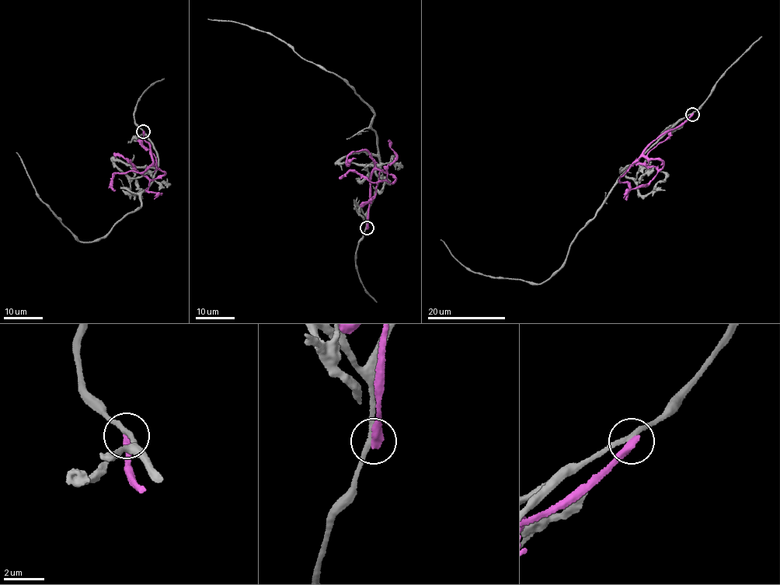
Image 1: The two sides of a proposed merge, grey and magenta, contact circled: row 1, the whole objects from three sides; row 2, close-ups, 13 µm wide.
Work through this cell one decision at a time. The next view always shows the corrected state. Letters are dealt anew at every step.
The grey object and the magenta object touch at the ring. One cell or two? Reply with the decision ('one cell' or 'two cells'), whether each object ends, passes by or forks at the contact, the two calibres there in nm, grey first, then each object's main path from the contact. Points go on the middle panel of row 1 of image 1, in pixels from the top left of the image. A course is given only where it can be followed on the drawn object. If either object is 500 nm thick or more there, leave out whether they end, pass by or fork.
two cells | grey passes by | magenta ends | 240/440 nm | grey via (367, 228), (367, 214), (381, 173), (373, 112), (340, 77), (303, 59), (287, 43), (233, 21), (207, 19) | magenta via (367, 228), (370, 177), (374, 170), (390, 174), (395, 179), (388, 181), (388, 165), (396, 156), (388, 140)

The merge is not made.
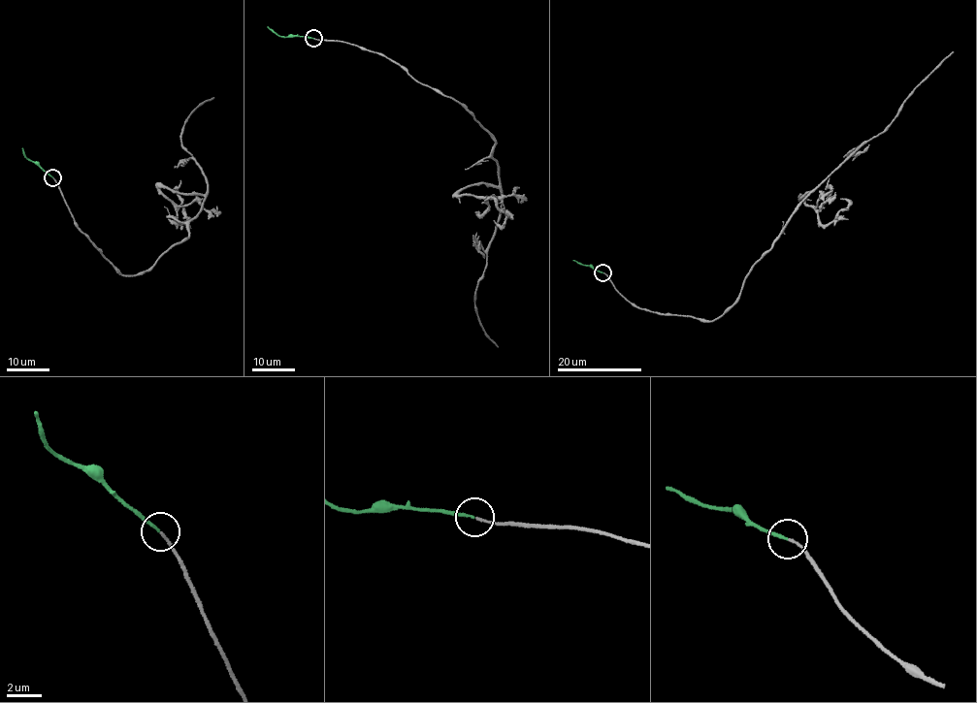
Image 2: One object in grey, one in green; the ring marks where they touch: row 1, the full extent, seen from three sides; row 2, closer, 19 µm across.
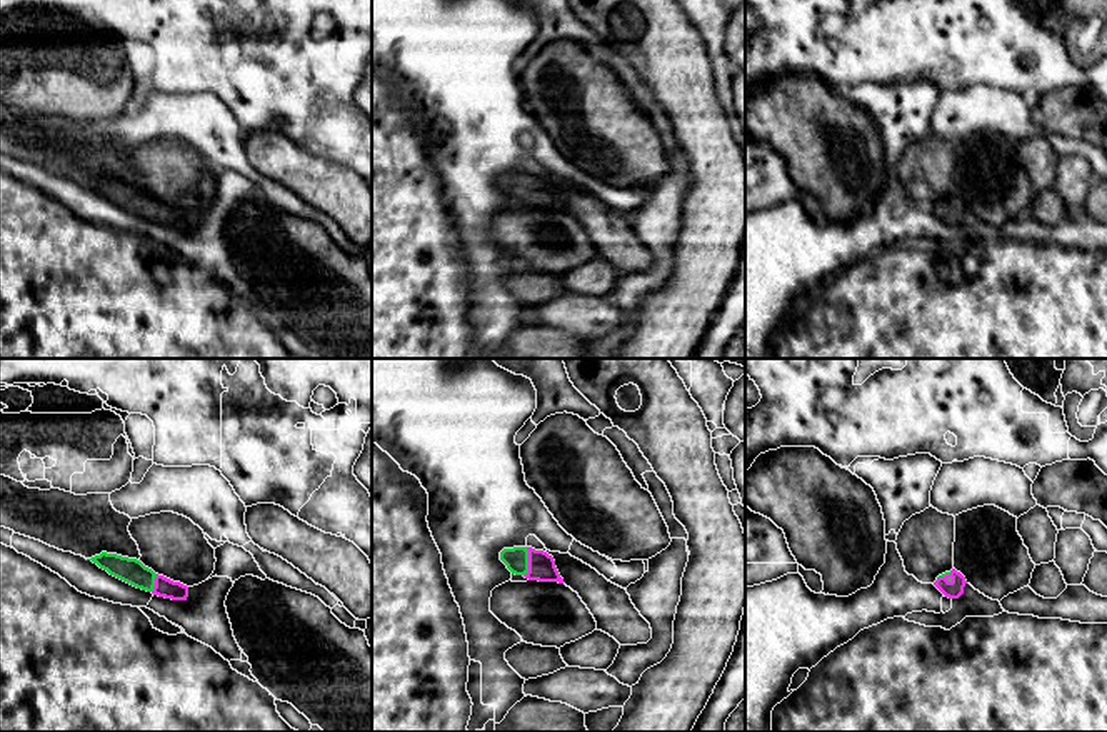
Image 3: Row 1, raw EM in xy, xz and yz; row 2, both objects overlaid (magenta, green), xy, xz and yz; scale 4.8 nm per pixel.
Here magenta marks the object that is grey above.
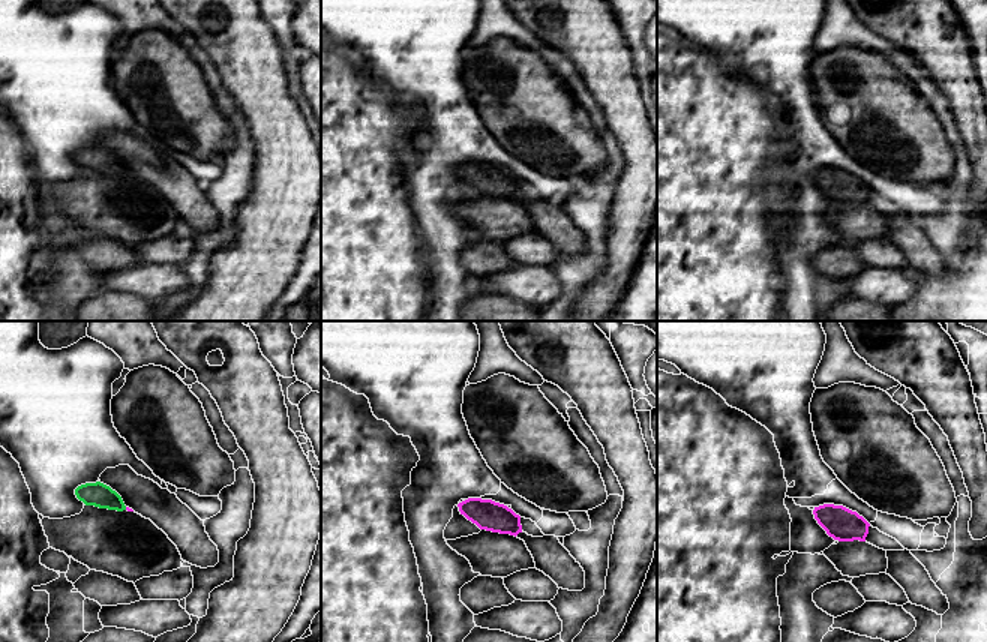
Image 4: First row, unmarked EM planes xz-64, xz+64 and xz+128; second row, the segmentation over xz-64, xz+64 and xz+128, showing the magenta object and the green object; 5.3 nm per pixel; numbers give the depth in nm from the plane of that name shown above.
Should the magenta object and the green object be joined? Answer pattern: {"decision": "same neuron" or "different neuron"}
{"decision": "same neuron"}

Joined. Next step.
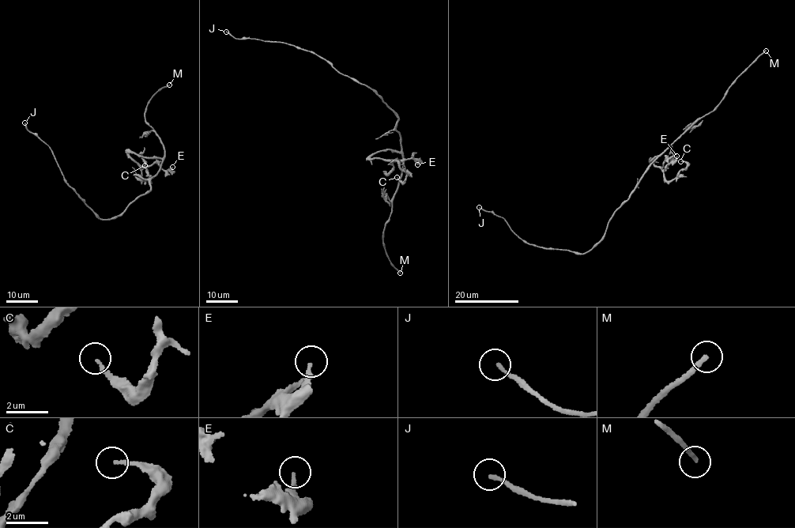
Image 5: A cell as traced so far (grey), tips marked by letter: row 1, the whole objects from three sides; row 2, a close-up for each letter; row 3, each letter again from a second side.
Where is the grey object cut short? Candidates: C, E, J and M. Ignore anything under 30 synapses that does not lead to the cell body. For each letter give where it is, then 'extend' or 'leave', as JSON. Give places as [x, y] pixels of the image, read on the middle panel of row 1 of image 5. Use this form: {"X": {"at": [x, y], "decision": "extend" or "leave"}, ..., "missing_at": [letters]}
{"C": {"at": [397, 177], "decision": "leave"}, "E": {"at": [417, 164], "decision": "leave"}, "J": {"at": [226, 32], "decision": "leave"}, "M": {"at": [400, 273], "decision": "extend"}, "missing_at": ["M"]}

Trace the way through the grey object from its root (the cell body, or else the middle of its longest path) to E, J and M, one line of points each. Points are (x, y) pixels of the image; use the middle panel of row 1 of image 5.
E: (393, 111), (398, 119), (395, 128), (400, 151), (383, 149), (370, 158), (410, 158), (416, 160), (417, 164)
J: (393, 111), (374, 90), (340, 73), (315, 54), (282, 42), (235, 38), (226, 32)
M: (393, 111), (398, 119), (395, 128), (400, 137), (402, 166), (391, 212), (382, 236), (390, 262), (400, 273)

